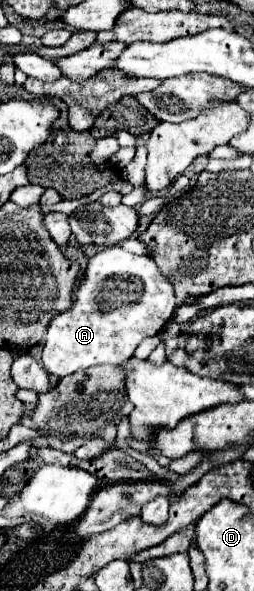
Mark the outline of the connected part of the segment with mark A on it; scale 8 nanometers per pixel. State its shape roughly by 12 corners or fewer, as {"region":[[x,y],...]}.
{"region":[[147,255],[89,257],[71,309],[51,319],[57,377],[123,363],[175,309]]}

